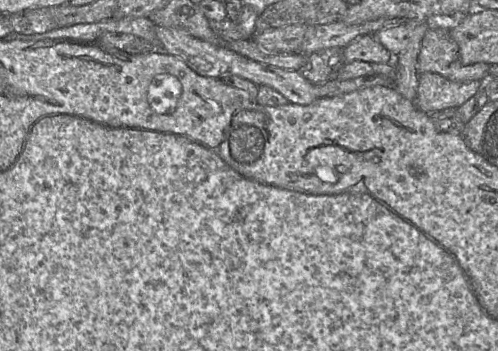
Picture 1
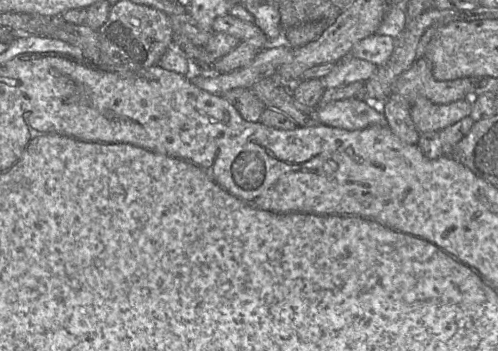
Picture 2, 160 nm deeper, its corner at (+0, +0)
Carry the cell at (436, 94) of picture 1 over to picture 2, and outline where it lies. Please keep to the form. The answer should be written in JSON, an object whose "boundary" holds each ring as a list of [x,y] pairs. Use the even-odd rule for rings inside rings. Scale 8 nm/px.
{"boundary":[[[418,97],[411,106],[411,118],[420,133],[437,131],[460,121],[471,113],[473,98],[468,97],[448,104],[436,104]]]}

